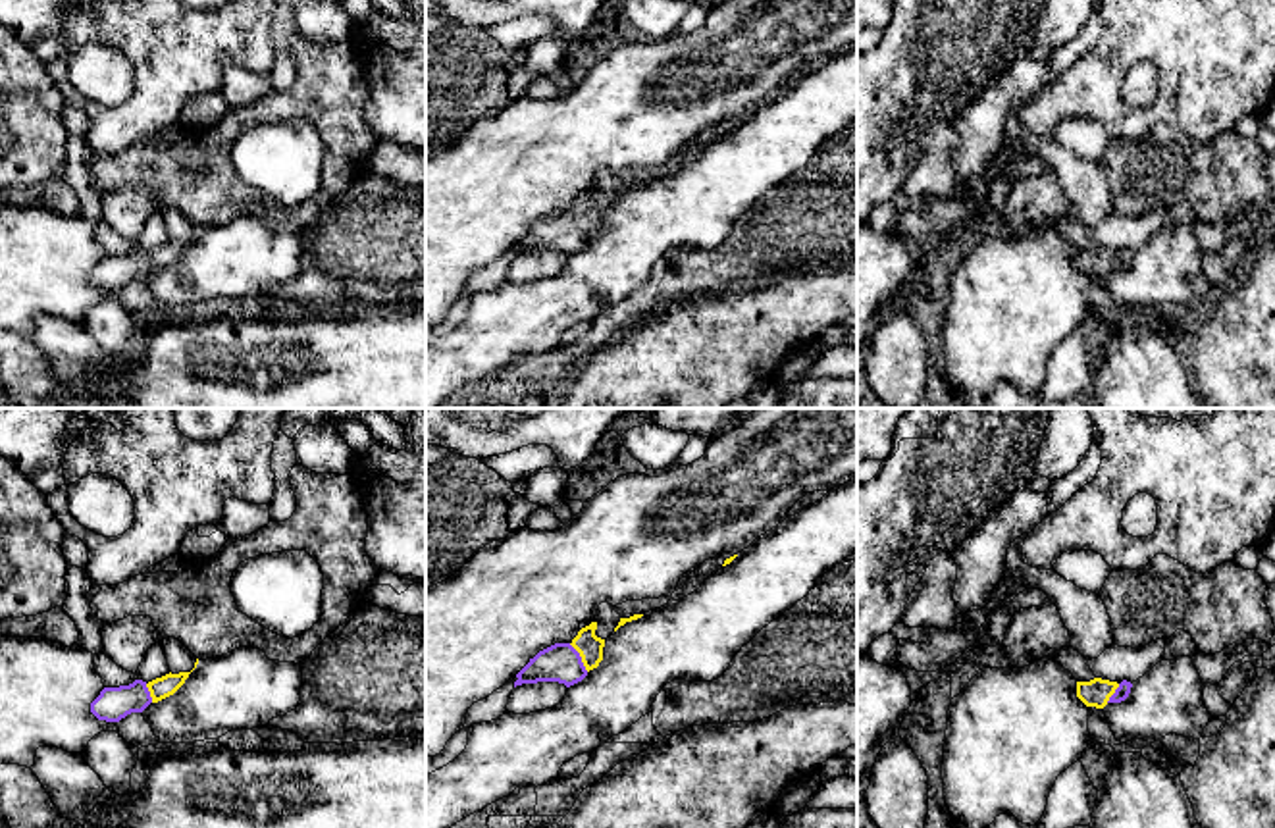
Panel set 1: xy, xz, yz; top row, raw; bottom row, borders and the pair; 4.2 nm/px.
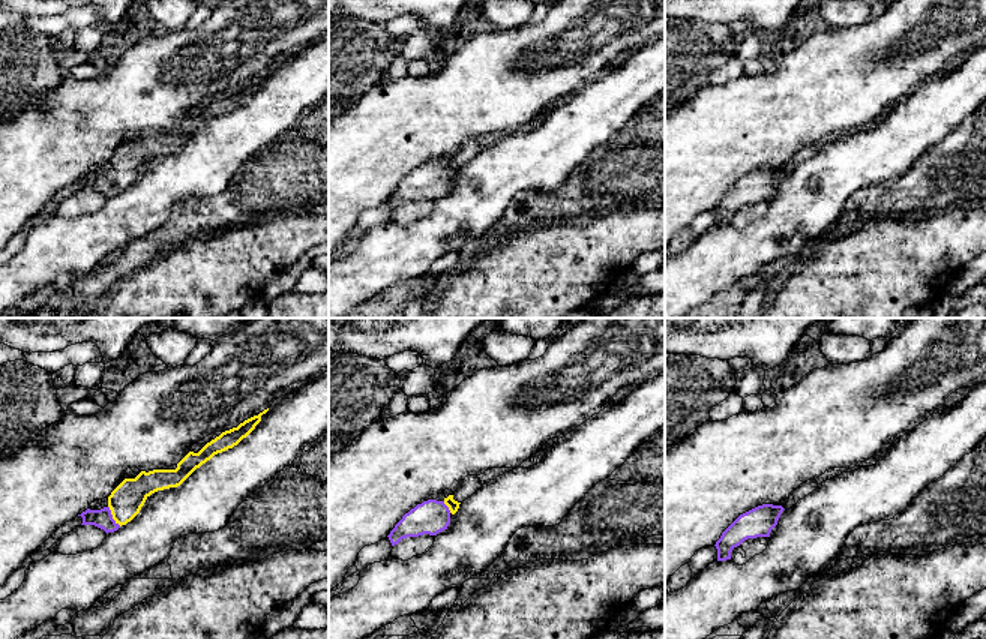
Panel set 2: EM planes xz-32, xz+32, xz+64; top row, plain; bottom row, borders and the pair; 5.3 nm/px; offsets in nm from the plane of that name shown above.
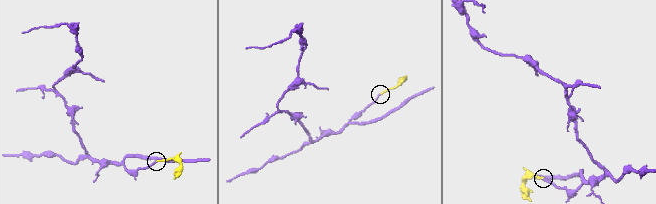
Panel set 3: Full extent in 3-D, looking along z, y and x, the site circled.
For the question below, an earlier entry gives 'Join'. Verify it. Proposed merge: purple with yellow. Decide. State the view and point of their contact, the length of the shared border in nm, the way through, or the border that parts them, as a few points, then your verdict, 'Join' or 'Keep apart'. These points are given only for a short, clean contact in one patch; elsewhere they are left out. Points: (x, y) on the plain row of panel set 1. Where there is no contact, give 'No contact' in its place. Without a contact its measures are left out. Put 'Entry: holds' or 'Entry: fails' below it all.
Touches purple at xz (580, 226). Shared border 150 nm. Path across: xz (561, 232), (580, 226), (590, 216). Join
Entry: holds

